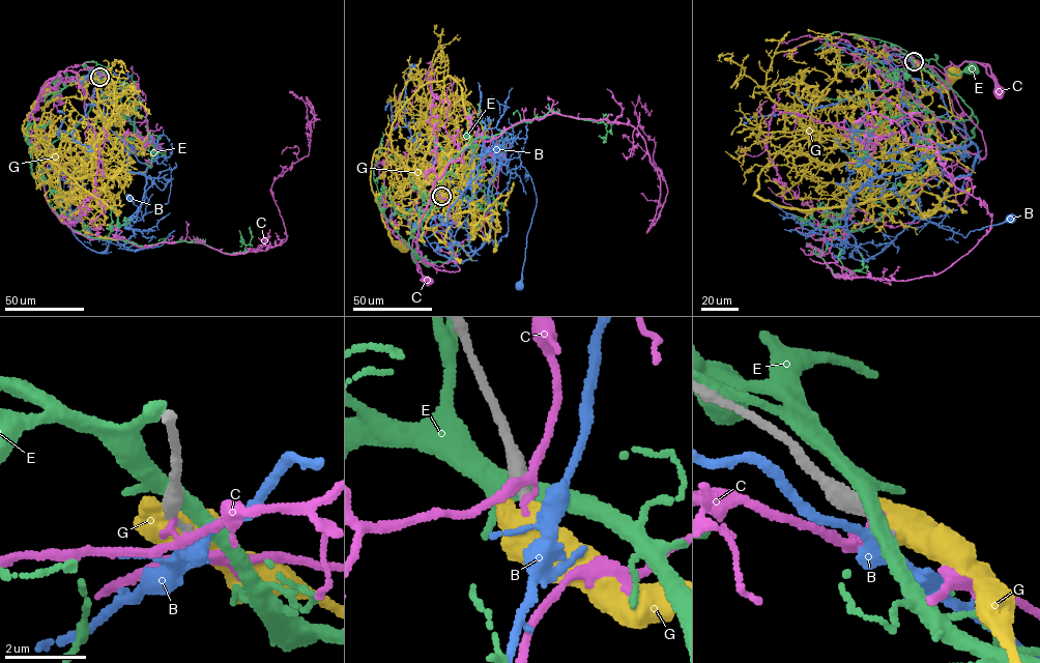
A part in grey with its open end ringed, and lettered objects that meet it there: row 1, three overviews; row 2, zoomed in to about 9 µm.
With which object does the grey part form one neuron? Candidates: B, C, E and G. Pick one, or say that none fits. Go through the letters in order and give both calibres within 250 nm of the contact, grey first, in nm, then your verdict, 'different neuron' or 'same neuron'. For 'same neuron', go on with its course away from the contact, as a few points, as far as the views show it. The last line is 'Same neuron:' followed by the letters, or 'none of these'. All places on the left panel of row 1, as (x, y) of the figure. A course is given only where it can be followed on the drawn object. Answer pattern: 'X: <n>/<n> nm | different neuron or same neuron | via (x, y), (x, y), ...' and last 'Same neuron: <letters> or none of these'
B: 200/360 nm | different neuron
C: 380/120 nm | different neuron
E: 180/380 nm | different neuron
G: 240/500 nm | different neuron
Same neuron: none of these

